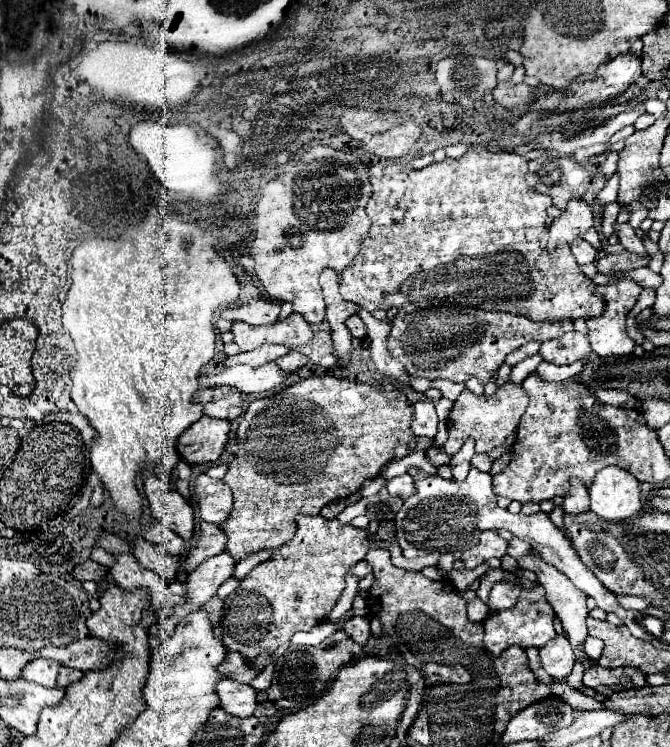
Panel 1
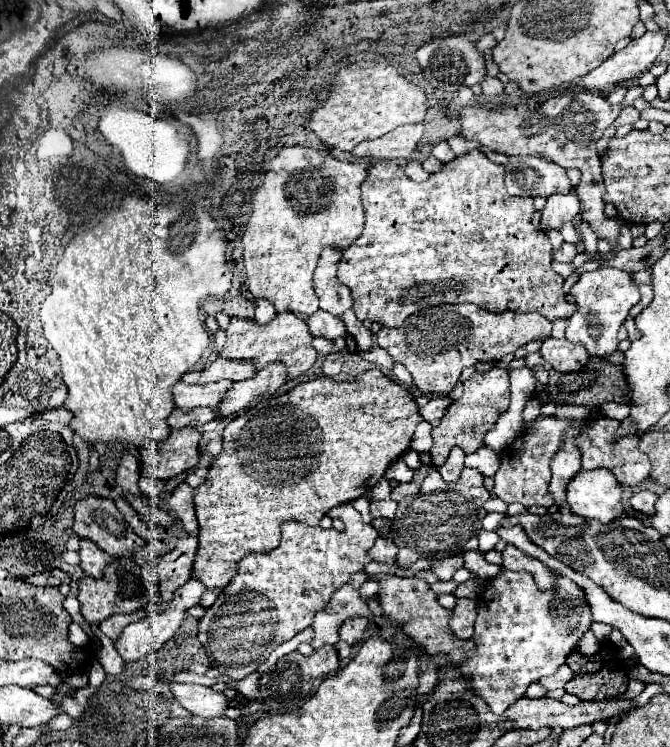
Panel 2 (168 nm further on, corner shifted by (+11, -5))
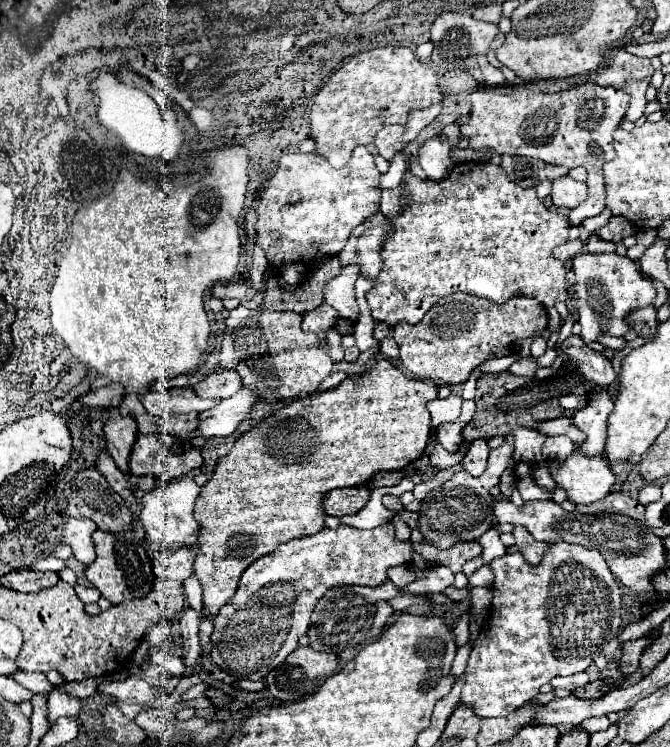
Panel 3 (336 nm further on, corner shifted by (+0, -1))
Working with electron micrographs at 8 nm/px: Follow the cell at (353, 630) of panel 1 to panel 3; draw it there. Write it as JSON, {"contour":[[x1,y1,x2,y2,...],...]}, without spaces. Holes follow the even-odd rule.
{"contour":[[379,600,375,608,377,608,377,612,375,612,375,620,373,620,373,626,371,626,371,634,379,636,385,628,385,624,389,622,389,616,393,614,393,608,385,600]]}

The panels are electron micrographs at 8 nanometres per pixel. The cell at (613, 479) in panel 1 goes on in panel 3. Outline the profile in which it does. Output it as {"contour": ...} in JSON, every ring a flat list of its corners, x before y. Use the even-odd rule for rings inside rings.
{"contour":[[577,450,563,462,551,462,549,472,553,480,567,490,567,498,575,504,593,504,603,500,611,486,615,486,615,474,607,466,605,456,585,456]]}

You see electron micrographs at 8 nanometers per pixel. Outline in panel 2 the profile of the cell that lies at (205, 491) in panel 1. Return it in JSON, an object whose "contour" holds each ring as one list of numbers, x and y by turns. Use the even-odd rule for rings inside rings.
{"contour":[[186,482,178,484,176,490,166,498,166,508,178,522,182,522,182,530,186,534,198,534,198,522,192,506,192,486]]}

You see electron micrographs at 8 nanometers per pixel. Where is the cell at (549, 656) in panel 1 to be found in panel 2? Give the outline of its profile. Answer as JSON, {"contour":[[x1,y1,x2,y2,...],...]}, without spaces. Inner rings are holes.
{"contour":[[562,666,554,676,548,676,548,678,542,678,540,684,546,688,546,690,556,690,556,688,564,688,564,684,568,680,572,680,576,674,568,668,568,666]]}

